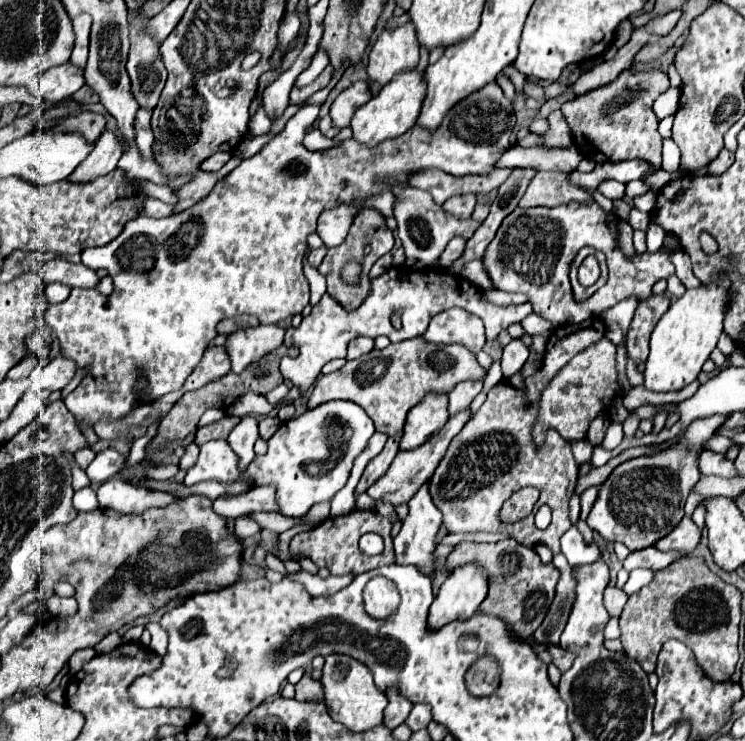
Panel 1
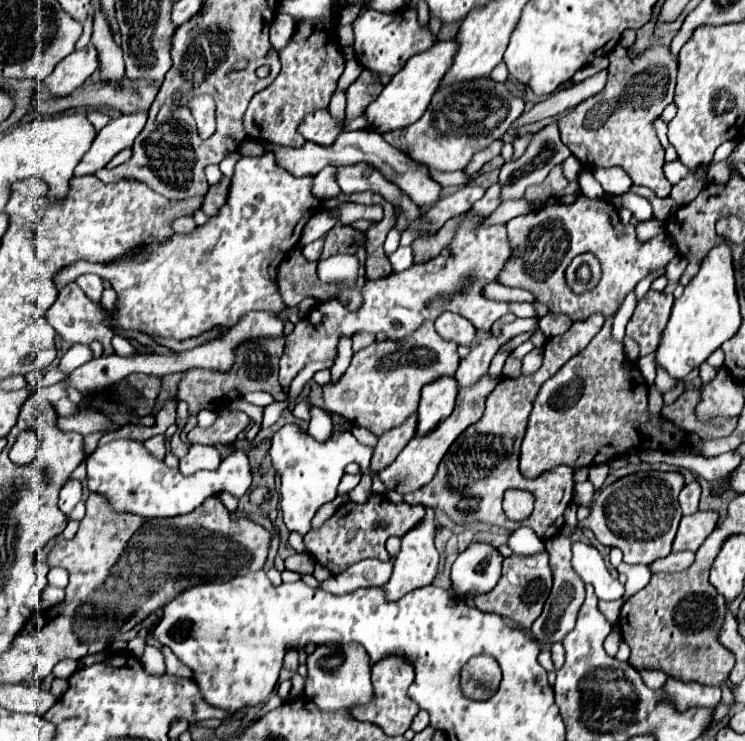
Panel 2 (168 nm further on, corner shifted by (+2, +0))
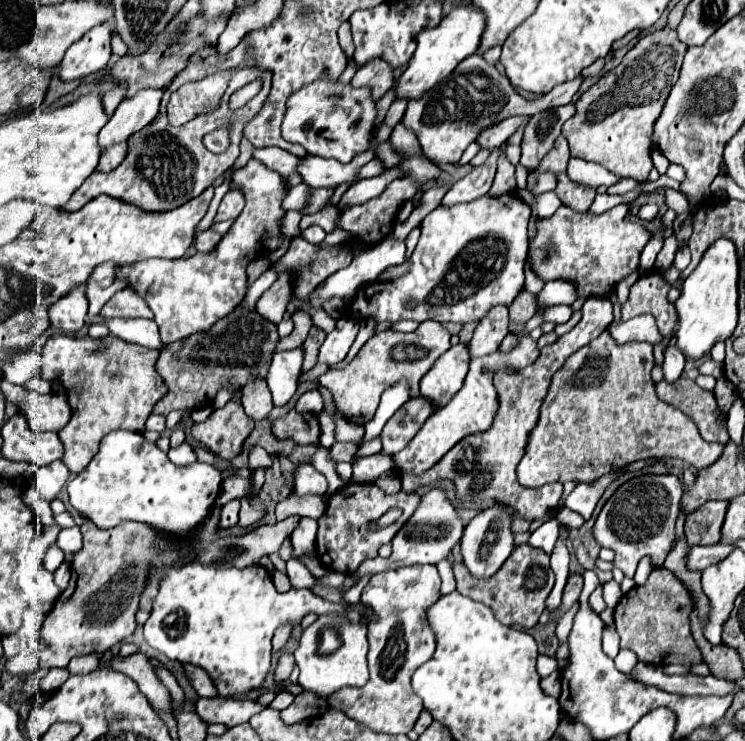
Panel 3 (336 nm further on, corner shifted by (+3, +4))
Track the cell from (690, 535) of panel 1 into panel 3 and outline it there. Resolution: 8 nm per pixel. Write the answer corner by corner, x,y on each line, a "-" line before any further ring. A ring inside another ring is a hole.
707,502
687,516
685,536
691,546
709,546
719,542
719,530
723,526
723,518
729,502

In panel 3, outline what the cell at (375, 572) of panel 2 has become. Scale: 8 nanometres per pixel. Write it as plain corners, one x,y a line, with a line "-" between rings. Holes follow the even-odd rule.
433,488
429,490
425,496
421,496
421,504
419,508
413,512
413,516
405,522
405,526
401,528
403,532
399,532
393,540
393,554
389,558
375,558
375,560
367,560
359,566
359,570
353,574
357,578
363,578
367,574
377,574
377,572
385,572
385,570
393,570
399,566
413,566
413,564
437,564
439,560
447,558
449,552
453,550
453,546
461,540
463,534
463,522
457,514
457,510
453,508
451,500
447,498
445,490
441,488

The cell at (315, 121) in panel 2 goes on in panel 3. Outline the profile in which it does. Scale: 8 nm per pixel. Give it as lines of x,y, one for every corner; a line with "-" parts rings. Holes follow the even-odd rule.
315,80
293,92
287,100
287,112
281,124
281,134
287,142
301,144
307,154
333,158
337,162
351,162
355,154
367,150
375,130
377,108
371,90
353,88
339,80

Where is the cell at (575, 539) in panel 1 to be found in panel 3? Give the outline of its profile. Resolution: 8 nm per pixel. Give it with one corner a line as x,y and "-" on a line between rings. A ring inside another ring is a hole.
611,580
611,582
603,584
603,598
605,598
605,602
607,602
609,608
615,608
617,602
621,600
621,596
623,596
623,592
621,592
621,588
619,588
617,582

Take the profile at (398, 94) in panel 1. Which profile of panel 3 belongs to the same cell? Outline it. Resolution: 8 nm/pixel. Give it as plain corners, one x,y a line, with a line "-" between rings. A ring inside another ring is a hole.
459,4
439,22
439,26
423,30
417,36
417,50
409,62
409,68
403,72
401,78
397,78
397,96
409,100
421,98
429,88
433,88
439,80
451,74
461,60
475,54
475,50
479,48
483,26
485,14
475,4

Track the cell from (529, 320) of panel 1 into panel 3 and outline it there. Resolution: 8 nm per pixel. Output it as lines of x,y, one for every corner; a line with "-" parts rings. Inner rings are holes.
493,306
489,310
489,314
477,324
475,334
469,342
471,358
487,356
487,354
495,352
495,348
507,336
507,324
509,324
507,306

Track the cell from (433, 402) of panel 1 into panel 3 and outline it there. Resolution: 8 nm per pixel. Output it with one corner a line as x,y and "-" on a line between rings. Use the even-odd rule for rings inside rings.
467,344
451,346
433,368
421,378
421,394
435,402
439,408
445,406
453,394
463,386
463,378
469,368

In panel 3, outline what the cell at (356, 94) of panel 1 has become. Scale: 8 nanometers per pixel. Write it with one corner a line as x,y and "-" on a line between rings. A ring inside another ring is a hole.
375,58
375,60
363,64
363,66
357,70
357,74
353,76
351,84
353,84
355,88
361,88
361,86
371,84
371,80
375,80
375,86
371,88
371,94
373,94
375,100
379,100
379,98
393,86
393,82
395,82
395,78
393,78
393,68
391,68
387,62
383,62
381,58

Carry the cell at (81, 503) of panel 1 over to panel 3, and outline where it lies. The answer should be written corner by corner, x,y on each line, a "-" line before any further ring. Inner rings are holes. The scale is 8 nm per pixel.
79,526
63,528
63,530
59,532
59,536
57,536
57,546
63,550
65,562
71,564
73,554
81,548
81,532
79,532

